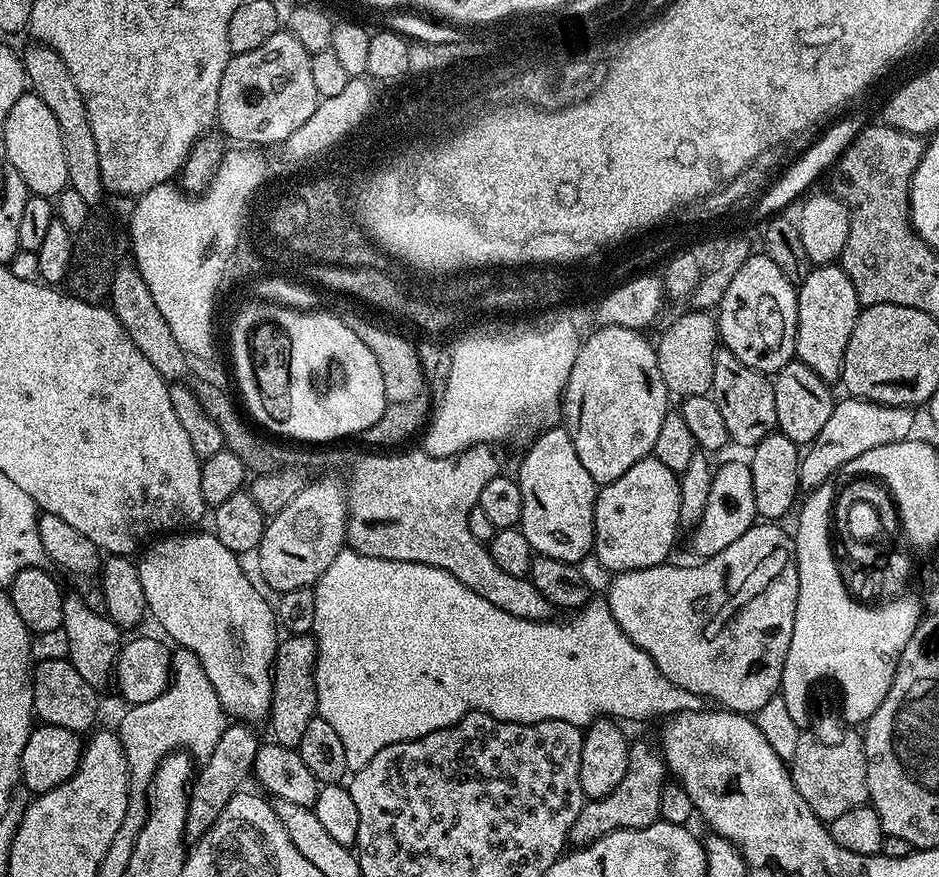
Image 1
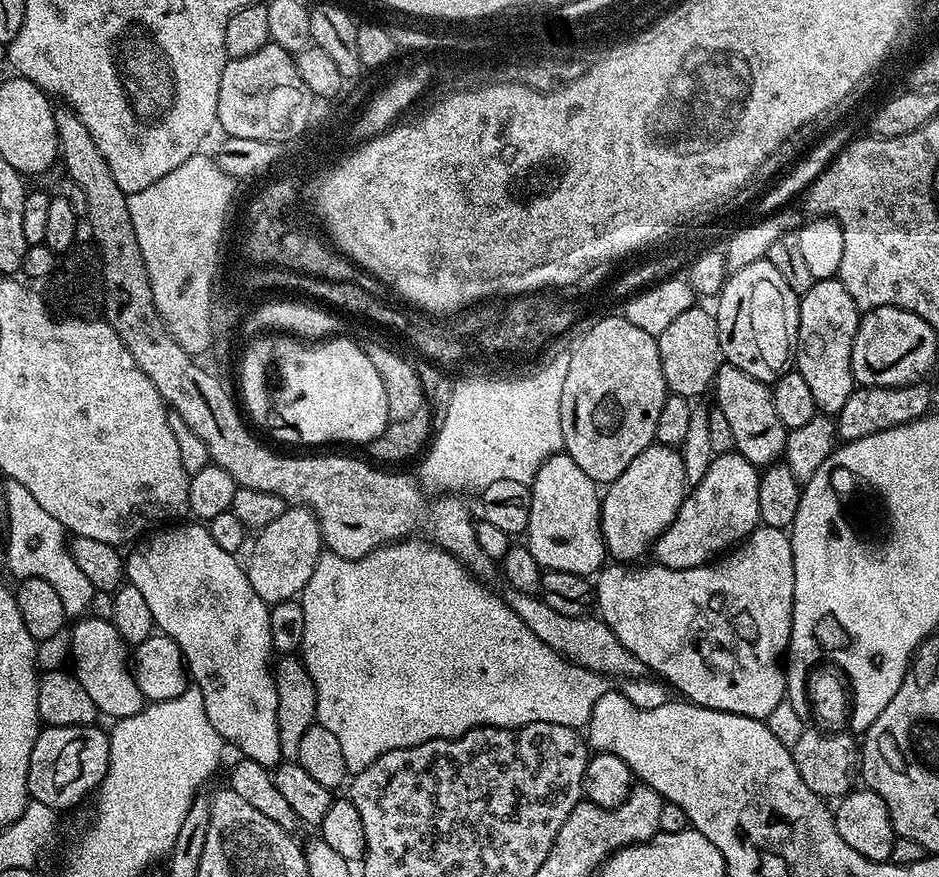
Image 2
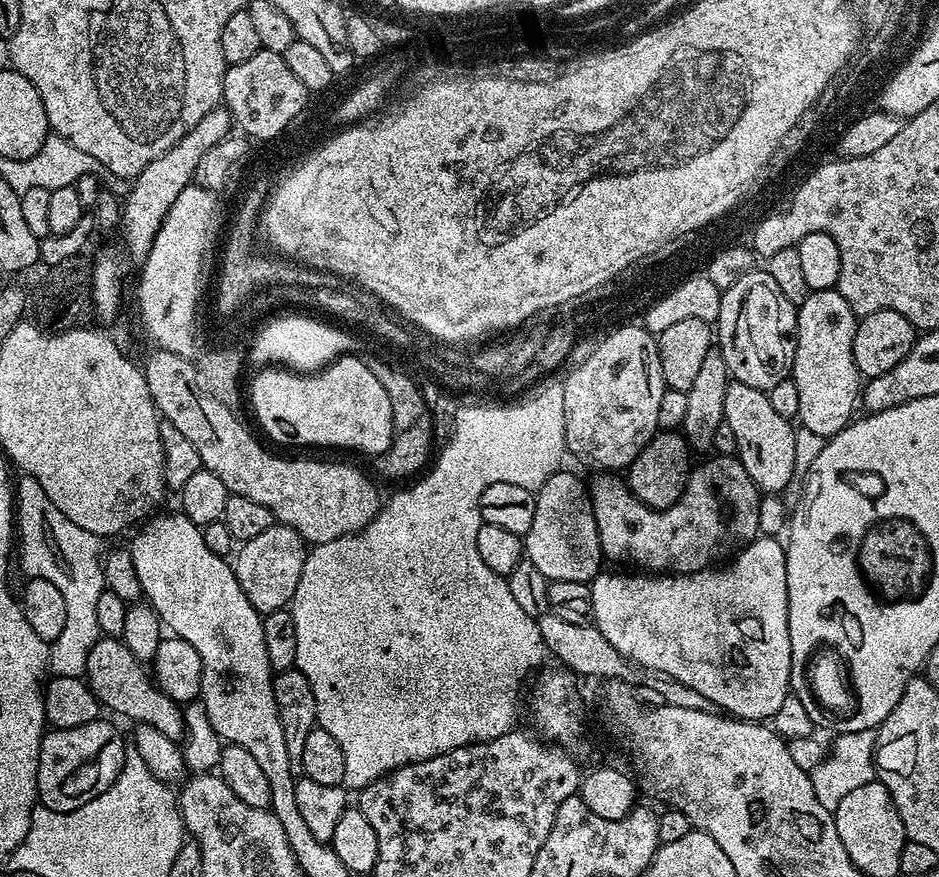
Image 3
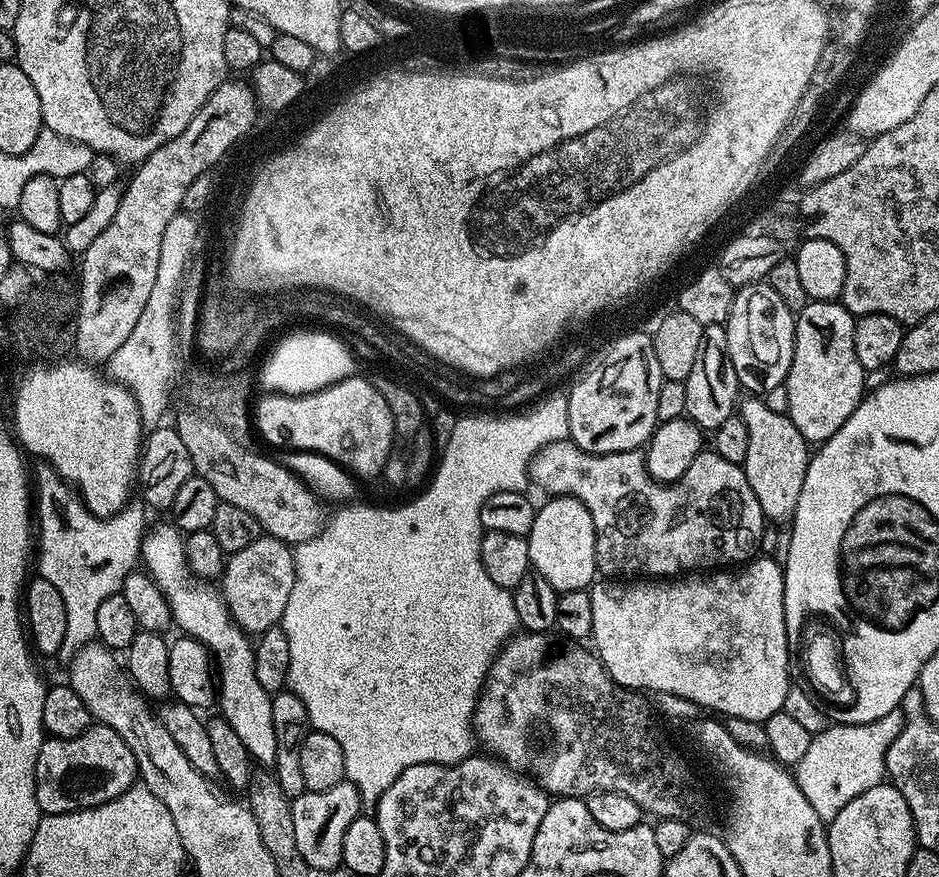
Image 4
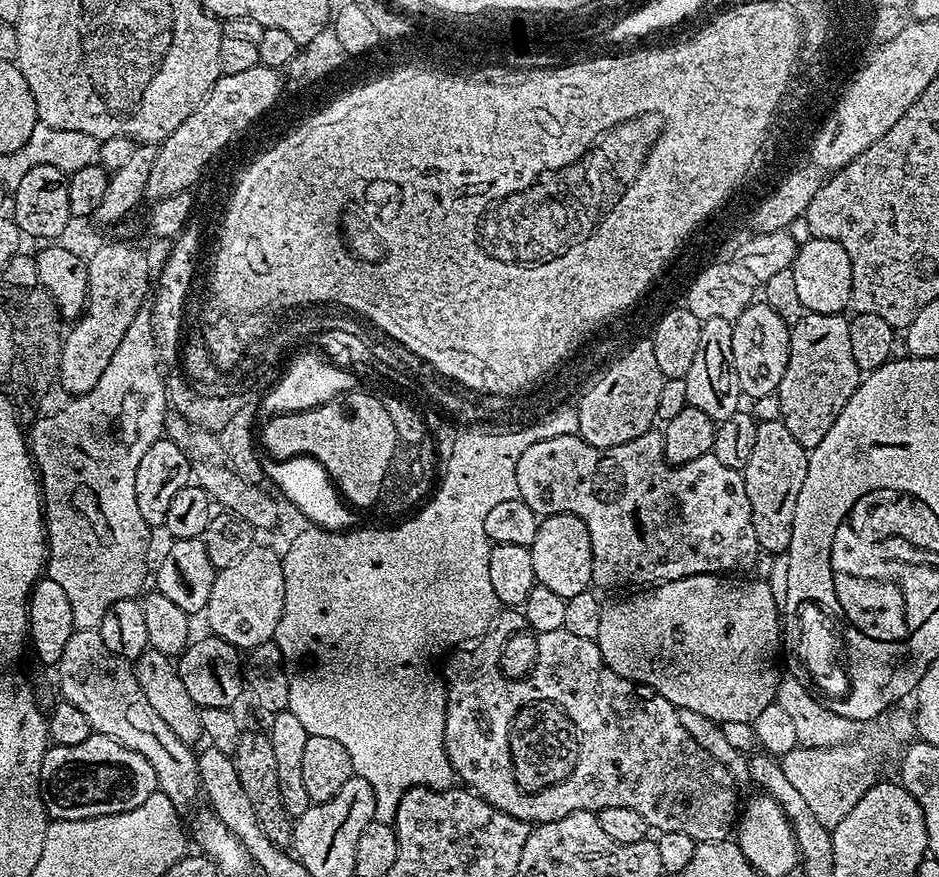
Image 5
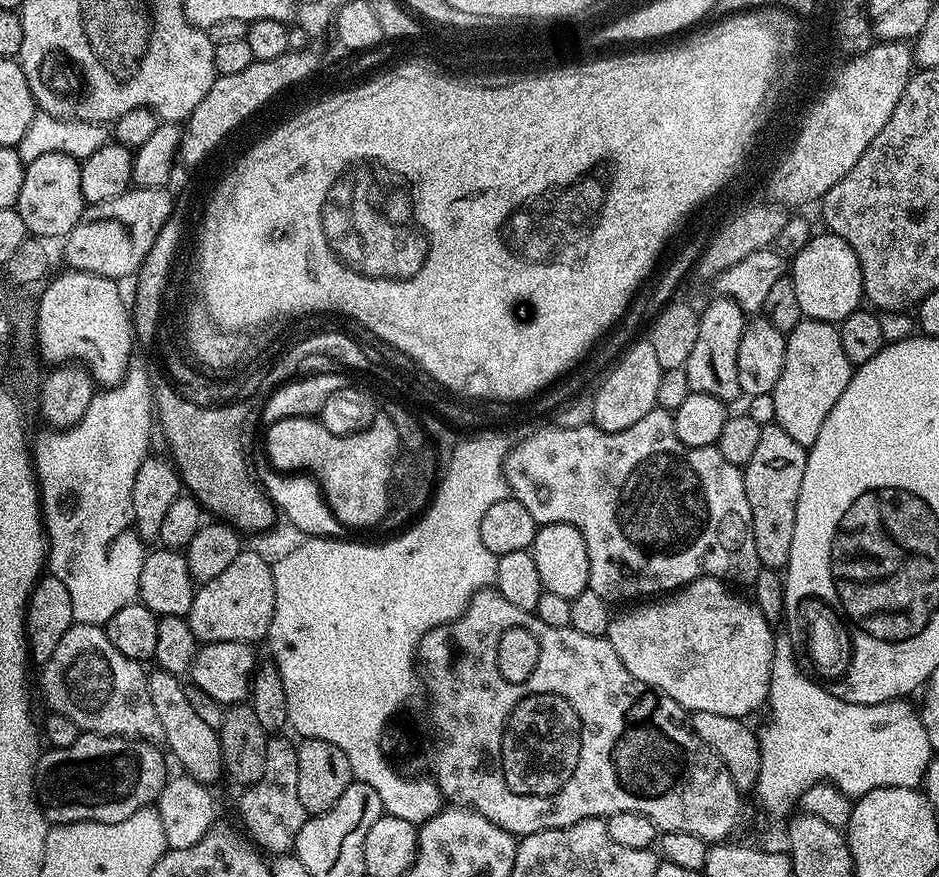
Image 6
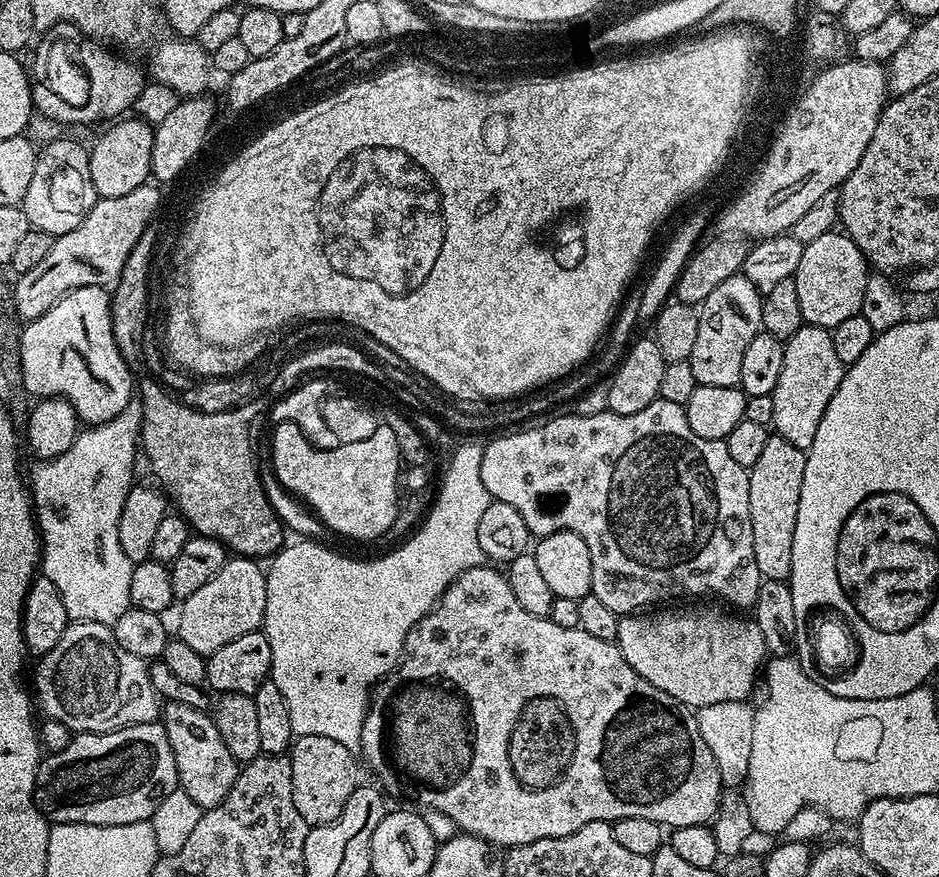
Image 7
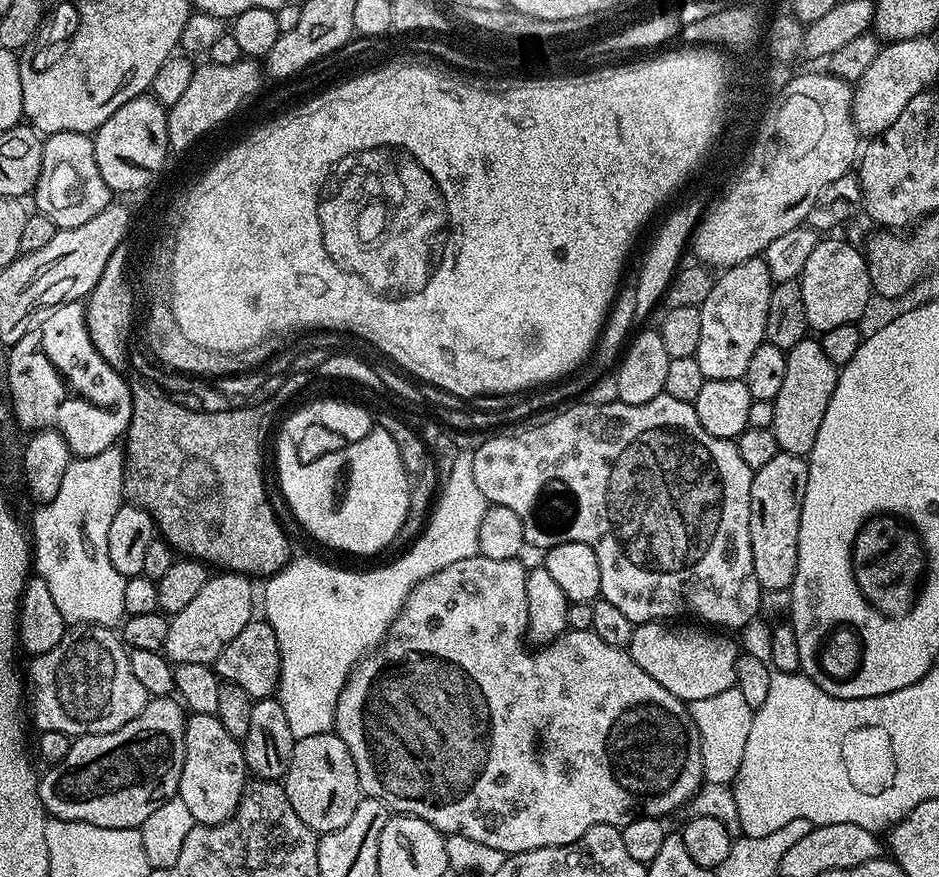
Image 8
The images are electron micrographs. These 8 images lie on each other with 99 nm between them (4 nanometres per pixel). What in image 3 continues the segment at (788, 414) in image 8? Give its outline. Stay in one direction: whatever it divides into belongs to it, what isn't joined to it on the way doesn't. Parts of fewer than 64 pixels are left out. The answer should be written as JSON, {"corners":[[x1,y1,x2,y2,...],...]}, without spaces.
{"corners":[[835,288,809,291,796,309,796,349,790,378,798,386,799,427,812,436,836,436,857,415,856,404,858,408,862,396,862,377,854,362,857,323,854,310]]}

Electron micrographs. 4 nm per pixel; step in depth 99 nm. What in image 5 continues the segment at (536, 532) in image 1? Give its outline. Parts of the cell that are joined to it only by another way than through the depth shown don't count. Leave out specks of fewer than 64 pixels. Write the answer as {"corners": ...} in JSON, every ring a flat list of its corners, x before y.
{"corners":[[563,512,557,516,545,516,540,520,538,534,530,545,534,558,536,583,554,590,564,600,574,598,574,594,589,591,592,584,592,547,590,534,577,516]]}

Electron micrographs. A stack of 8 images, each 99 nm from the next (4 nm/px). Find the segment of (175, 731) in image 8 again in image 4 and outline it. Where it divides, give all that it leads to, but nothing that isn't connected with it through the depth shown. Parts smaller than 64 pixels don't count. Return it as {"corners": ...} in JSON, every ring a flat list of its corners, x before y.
{"corners":[[93,723,85,732,69,740,45,739,40,747,36,763,36,797,41,813,49,816,102,806,119,798,137,780,136,759,130,746,105,724]]}

